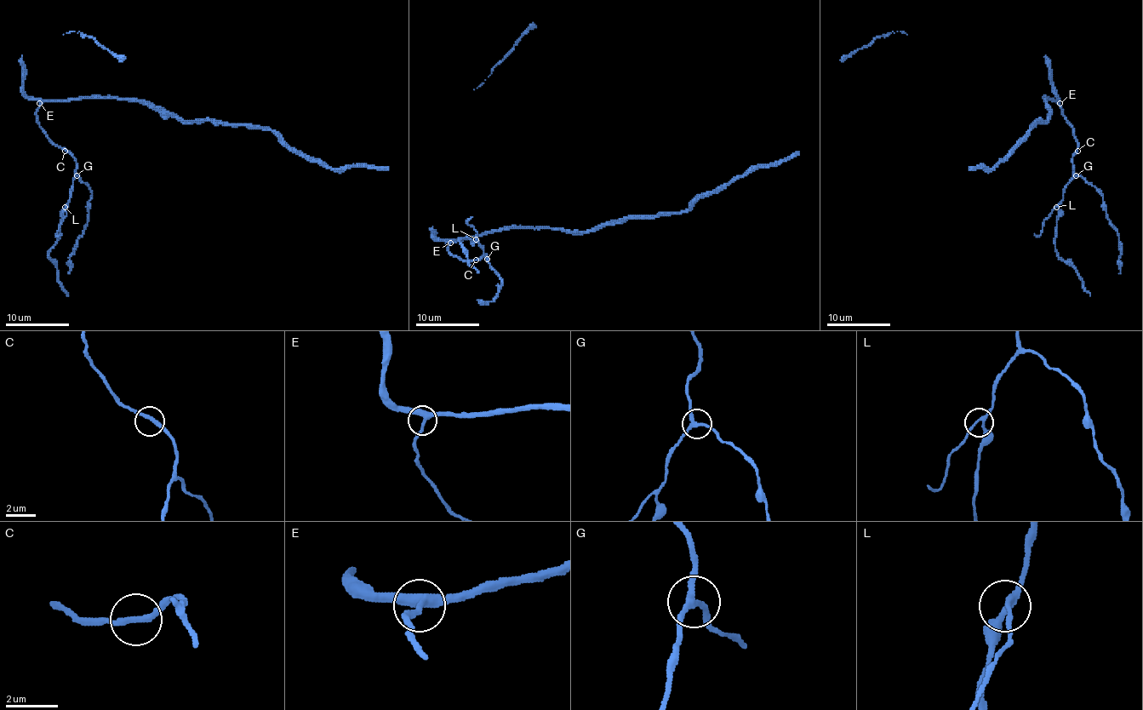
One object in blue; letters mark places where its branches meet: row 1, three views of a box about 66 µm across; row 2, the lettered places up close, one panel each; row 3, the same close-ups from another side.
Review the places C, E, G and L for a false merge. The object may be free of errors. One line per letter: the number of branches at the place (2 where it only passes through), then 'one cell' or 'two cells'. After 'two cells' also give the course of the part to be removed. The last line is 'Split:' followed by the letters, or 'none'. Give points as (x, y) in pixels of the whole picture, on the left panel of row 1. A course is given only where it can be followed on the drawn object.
C: branches 2; one cell
E: branches 3; one cell
G: branches 3; one cell
L: branches 3; one cell
Split: none

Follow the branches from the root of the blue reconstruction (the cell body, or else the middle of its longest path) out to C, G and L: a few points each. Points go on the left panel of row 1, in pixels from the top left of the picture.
C: (85, 98), (46, 100), (36, 112), (36, 122), (42, 132), (65, 151)
G: (85, 98), (46, 100), (36, 112), (36, 122), (42, 132), (74, 158), (76, 174)
L: (85, 98), (46, 100), (36, 112), (36, 122), (42, 132), (76, 162), (70, 202), (65, 207)

